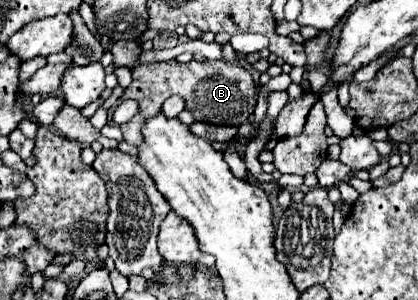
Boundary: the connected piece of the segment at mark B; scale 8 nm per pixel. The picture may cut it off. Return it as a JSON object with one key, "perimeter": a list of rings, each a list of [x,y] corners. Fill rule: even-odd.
{"perimeter":[[[117,40],[113,42],[111,50],[113,54],[113,64],[115,66],[125,66],[131,70],[133,74],[133,82],[131,86],[125,90],[123,100],[125,98],[133,98],[139,102],[139,114],[127,122],[127,124],[119,124],[121,132],[123,132],[123,140],[127,144],[139,146],[143,140],[143,124],[157,116],[161,112],[163,102],[167,100],[165,96],[159,94],[169,94],[169,96],[181,96],[185,100],[185,108],[193,114],[195,120],[199,122],[211,122],[215,120],[215,124],[225,124],[225,126],[241,126],[243,122],[247,122],[247,118],[253,114],[255,110],[255,82],[249,70],[233,64],[233,62],[225,62],[225,60],[205,60],[205,62],[197,62],[191,60],[187,64],[179,64],[177,60],[169,60],[169,62],[161,62],[161,64],[143,64],[139,62],[141,56],[141,46],[133,40]]]}

